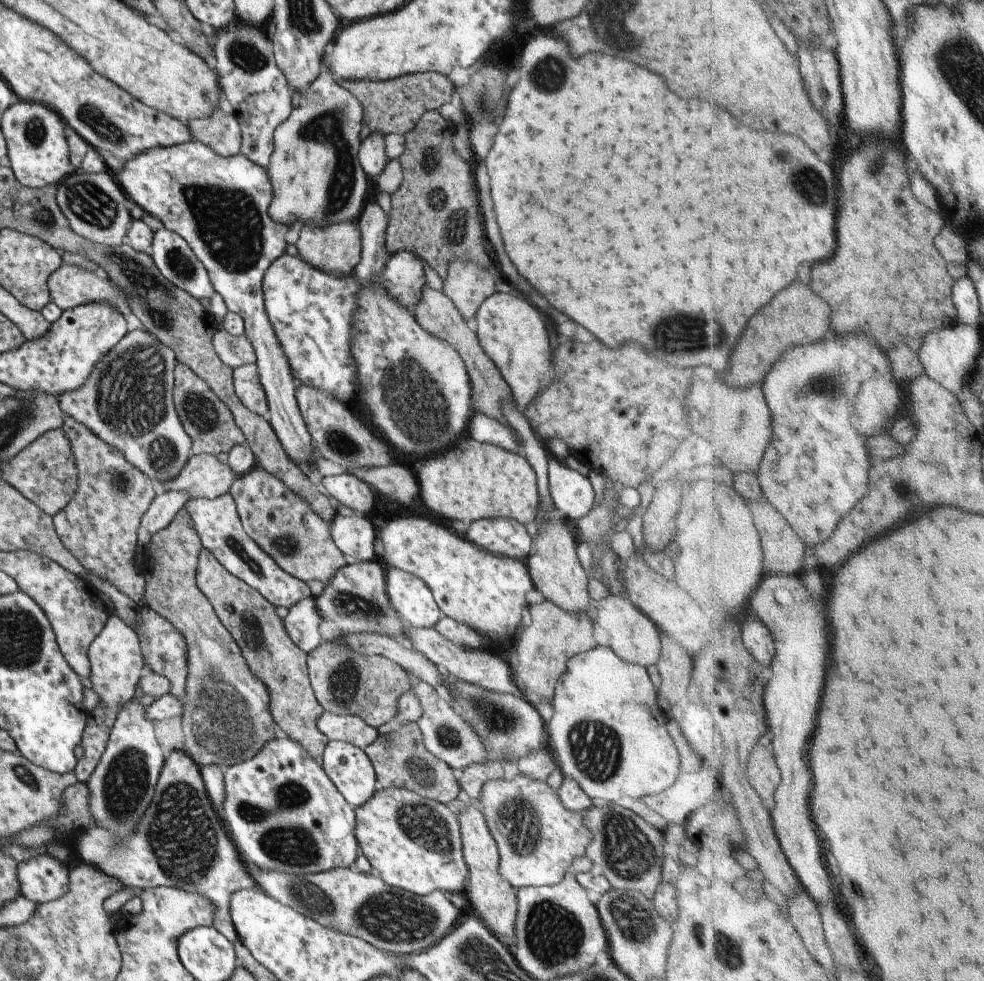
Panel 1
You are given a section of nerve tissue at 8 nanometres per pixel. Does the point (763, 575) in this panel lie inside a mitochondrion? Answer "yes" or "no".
no

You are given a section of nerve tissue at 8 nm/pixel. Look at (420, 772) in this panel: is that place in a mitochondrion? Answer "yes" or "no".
yes

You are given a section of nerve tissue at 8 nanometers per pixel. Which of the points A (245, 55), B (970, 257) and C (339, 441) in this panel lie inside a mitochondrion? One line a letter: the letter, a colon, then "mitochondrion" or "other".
A: mitochondrion
B: other
C: mitochondrion

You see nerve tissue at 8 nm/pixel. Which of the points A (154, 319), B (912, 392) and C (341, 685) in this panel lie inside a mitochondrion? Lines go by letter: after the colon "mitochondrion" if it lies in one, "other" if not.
A: mitochondrion
B: other
C: mitochondrion

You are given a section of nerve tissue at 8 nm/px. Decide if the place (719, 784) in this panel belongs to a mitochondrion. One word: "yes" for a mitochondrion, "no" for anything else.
no

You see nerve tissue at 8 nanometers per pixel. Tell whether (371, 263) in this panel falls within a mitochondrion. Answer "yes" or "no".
no

